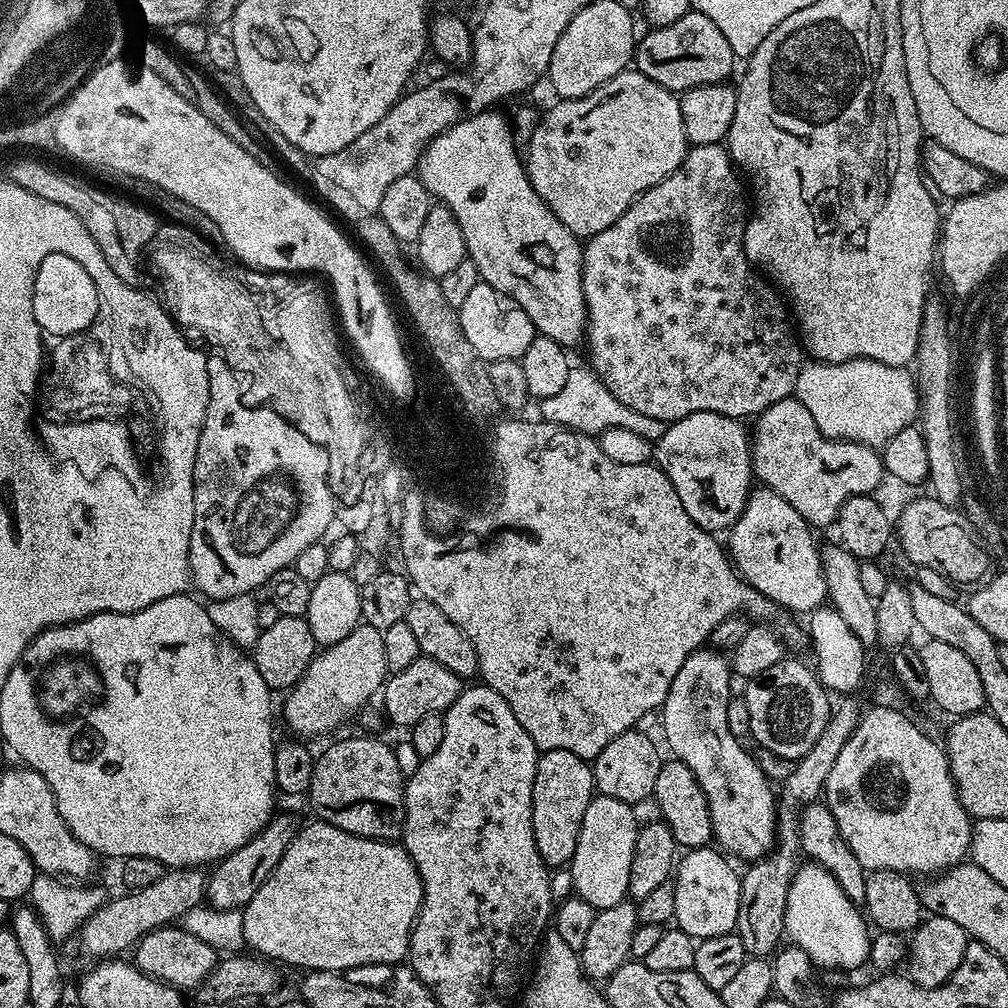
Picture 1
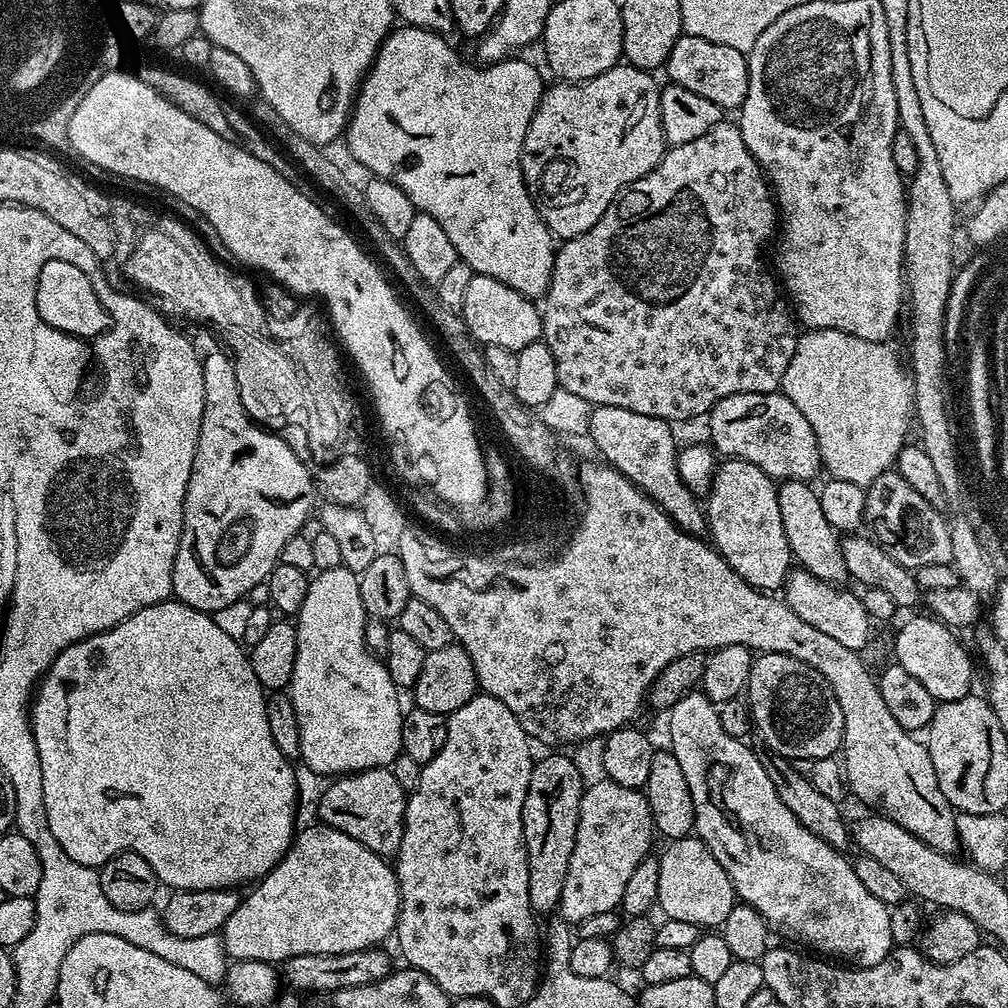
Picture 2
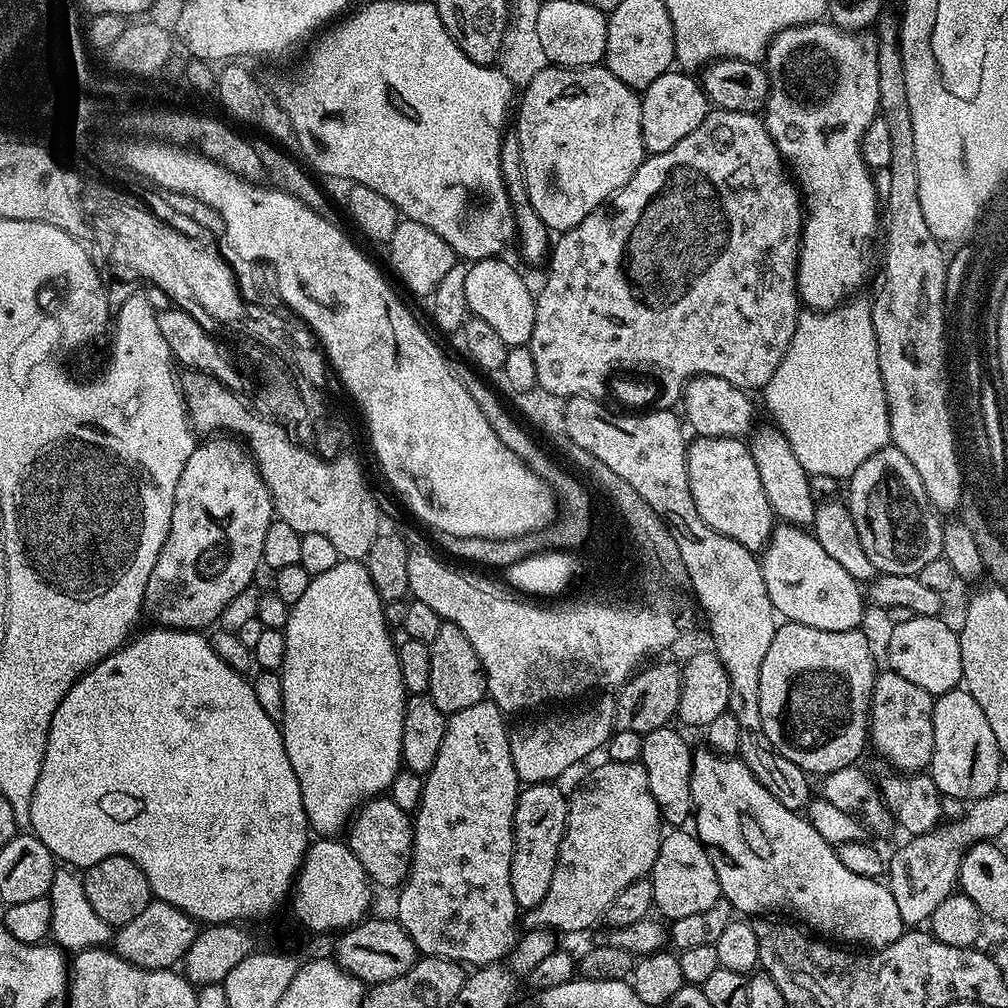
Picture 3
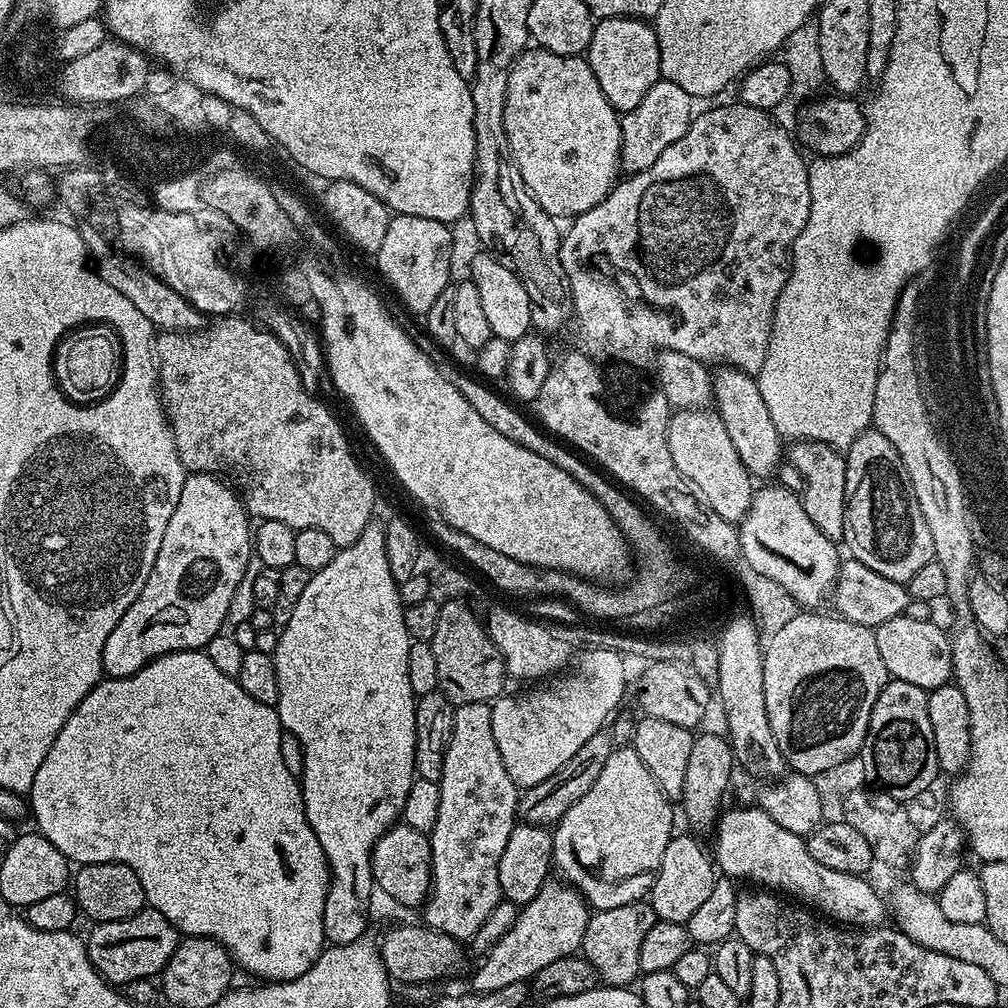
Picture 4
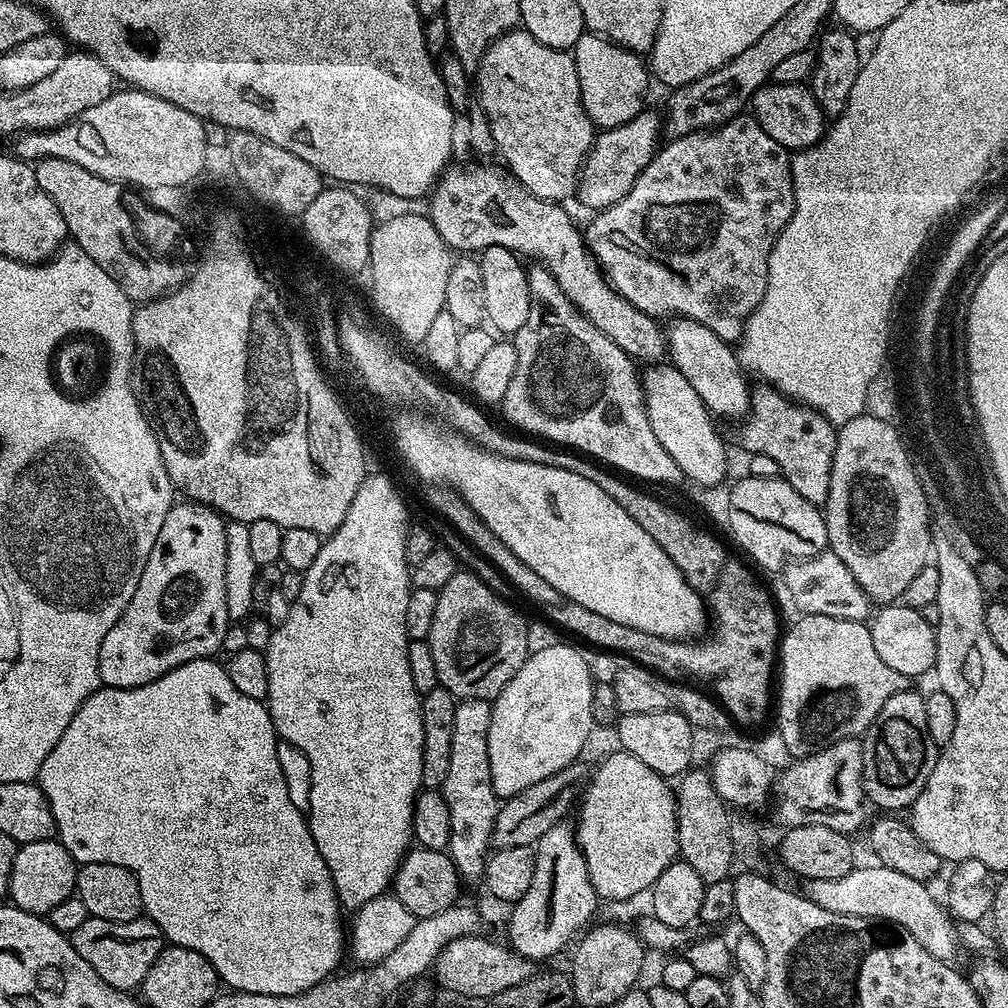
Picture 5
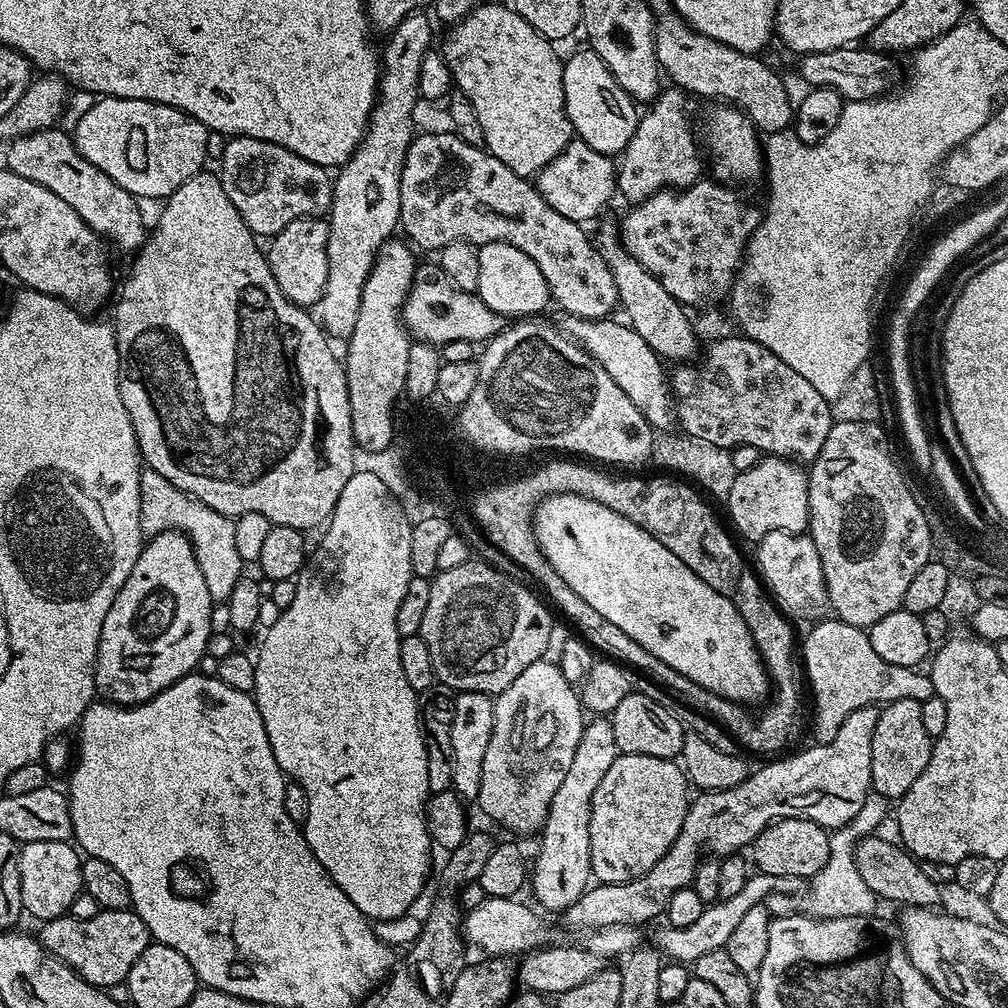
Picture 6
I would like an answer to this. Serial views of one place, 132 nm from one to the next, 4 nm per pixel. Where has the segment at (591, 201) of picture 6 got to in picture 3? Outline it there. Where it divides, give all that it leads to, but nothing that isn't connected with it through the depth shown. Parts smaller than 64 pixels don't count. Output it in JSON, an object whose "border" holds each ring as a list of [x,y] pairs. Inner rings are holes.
{"border":[[[669,70],[654,78],[654,82],[650,82],[650,86],[643,89],[640,105],[645,153],[665,152],[670,150],[670,146],[678,146],[678,142],[682,142],[686,134],[698,130],[698,126],[702,126],[702,122],[708,117],[708,95],[704,92],[703,83],[692,76],[695,75],[684,70]]]}

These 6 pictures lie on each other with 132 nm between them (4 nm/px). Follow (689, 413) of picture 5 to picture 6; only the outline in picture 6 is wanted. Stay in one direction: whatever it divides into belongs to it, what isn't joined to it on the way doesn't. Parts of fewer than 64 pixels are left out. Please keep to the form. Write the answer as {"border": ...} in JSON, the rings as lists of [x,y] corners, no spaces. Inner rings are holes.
{"border":[[[565,315],[563,319],[564,335],[589,352],[596,364],[602,366],[602,370],[606,370],[606,374],[610,374],[610,378],[614,378],[614,382],[622,386],[622,390],[626,390],[626,398],[630,398],[630,402],[638,406],[638,410],[647,417],[653,429],[671,429],[674,424],[674,397],[669,373],[666,368],[664,372],[665,365],[661,357],[657,356],[654,350],[650,350],[650,346],[646,346],[646,341],[632,329],[631,324],[619,324],[616,318],[587,320]]]}

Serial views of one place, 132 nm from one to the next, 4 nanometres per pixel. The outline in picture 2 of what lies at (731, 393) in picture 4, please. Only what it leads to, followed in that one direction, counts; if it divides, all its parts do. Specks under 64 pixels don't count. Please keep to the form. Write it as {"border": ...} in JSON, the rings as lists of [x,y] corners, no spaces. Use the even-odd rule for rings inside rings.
{"border":[[[786,480],[777,487],[778,508],[782,510],[782,528],[786,530],[786,542],[790,542],[792,559],[801,569],[822,578],[837,586],[843,585],[849,579],[846,568],[846,558],[842,556],[841,533],[837,532],[830,522],[826,522],[826,514],[822,514],[820,493],[811,483],[802,480]]]}

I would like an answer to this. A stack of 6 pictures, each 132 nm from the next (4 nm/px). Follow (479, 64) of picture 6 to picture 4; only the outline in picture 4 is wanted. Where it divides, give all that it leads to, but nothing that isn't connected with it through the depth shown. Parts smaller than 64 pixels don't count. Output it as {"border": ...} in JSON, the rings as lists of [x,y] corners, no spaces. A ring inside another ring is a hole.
{"border":[[[539,46],[529,47],[512,63],[506,86],[504,117],[506,118],[506,138],[510,142],[514,162],[522,174],[522,182],[526,182],[529,194],[536,199],[538,206],[542,206],[542,210],[546,210],[546,214],[550,214],[553,218],[561,218],[560,216],[575,218],[581,216],[586,210],[598,206],[598,202],[607,198],[618,180],[620,143],[622,142],[621,113],[617,112],[614,106],[610,106],[610,102],[606,102],[606,94],[602,94],[602,86],[598,86],[598,78],[594,78],[594,70],[590,70],[584,56],[559,56],[553,52],[547,52],[545,48]]]}

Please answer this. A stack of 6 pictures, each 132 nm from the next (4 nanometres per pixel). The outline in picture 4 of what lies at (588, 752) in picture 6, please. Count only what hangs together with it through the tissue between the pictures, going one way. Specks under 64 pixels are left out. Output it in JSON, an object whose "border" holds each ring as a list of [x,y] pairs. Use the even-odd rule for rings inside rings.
{"border":[[[549,878],[536,897],[519,909],[513,928],[502,934],[501,940],[477,963],[480,965],[472,976],[471,991],[502,990],[502,986],[514,982],[531,981],[542,966],[579,953],[589,915],[588,901],[571,884],[560,878]]]}

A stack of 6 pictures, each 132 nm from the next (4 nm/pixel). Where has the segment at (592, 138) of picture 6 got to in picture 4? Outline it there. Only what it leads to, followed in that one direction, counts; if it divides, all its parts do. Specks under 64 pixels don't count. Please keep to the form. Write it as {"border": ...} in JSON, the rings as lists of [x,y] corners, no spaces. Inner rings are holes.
{"border":[[[606,16],[597,19],[592,26],[590,46],[586,53],[590,70],[606,94],[606,102],[623,114],[634,110],[642,98],[661,80],[660,47],[656,29],[647,20],[637,20],[635,16]]]}

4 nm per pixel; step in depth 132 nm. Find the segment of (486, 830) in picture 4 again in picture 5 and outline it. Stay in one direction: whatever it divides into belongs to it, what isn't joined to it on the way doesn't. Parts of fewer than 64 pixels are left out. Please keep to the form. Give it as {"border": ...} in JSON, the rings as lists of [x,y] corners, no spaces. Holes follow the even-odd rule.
{"border":[[[462,700],[454,710],[454,742],[450,742],[450,774],[443,786],[446,806],[450,806],[448,857],[460,872],[461,881],[479,881],[492,848],[492,831],[502,800],[490,782],[488,735],[492,705],[487,700]]]}

